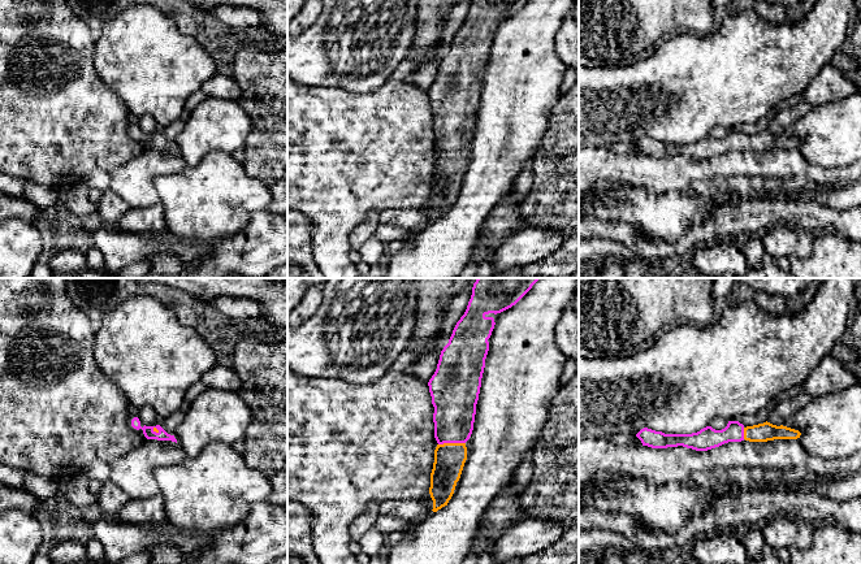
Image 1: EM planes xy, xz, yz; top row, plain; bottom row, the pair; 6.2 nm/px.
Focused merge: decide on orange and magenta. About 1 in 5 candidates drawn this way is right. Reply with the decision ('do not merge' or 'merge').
merge

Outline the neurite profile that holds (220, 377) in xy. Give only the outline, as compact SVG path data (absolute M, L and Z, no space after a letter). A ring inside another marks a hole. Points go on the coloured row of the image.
M220 364L213 365L207 370L200 381L208 389L217 389L222 391L238 392L242 382L235 370L232 366L224 366Z

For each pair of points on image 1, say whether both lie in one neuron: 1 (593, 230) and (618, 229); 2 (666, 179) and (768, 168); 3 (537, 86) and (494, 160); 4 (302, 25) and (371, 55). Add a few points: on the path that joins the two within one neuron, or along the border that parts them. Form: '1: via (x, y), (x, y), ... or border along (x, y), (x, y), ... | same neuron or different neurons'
1: via (600, 230), (611, 230) | same neuron
2: via (691, 169), (743, 165) | same neuron
3: via (519, 104), (513, 112), (507, 134), (502, 142) | same neuron
4: border along (320, 13), (301, 34) | different neurons

